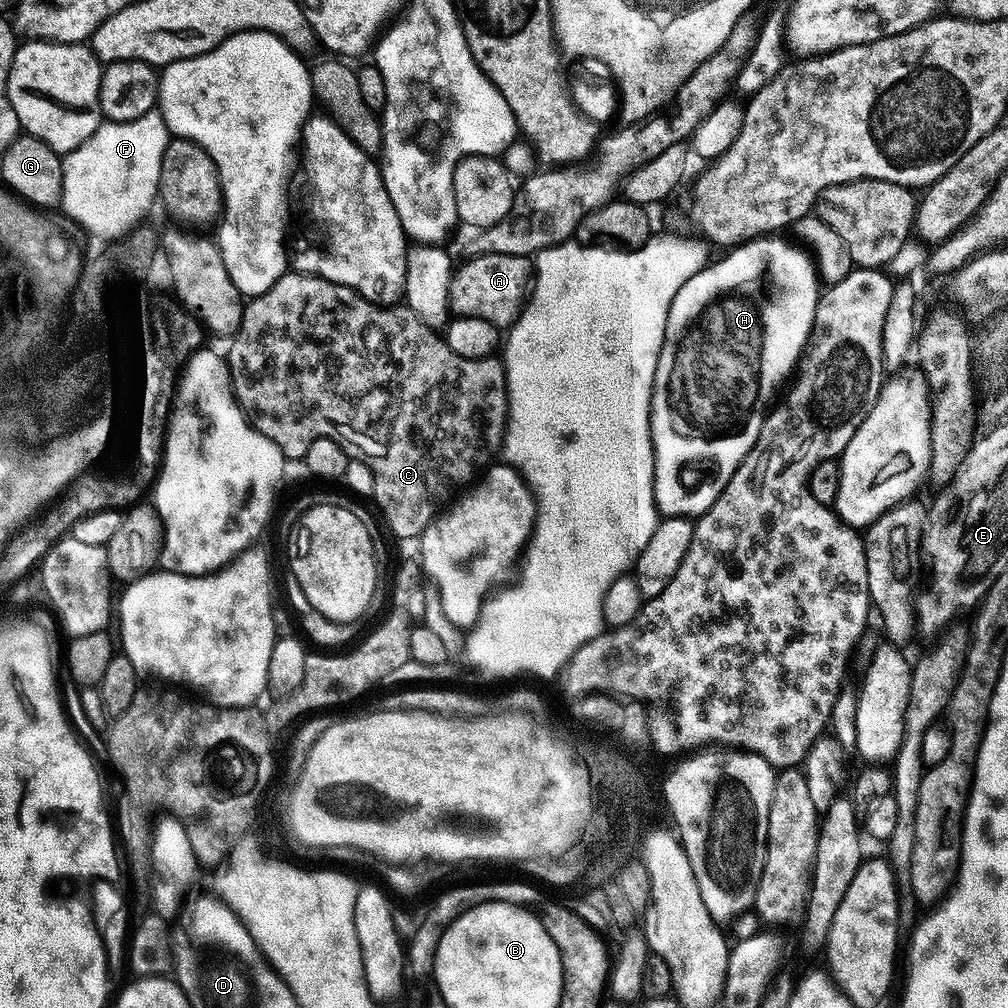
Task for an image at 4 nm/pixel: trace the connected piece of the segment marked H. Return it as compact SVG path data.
M757 238L737 243L731 250L725 251L728 253L717 264L709 263L698 274L694 274L694 278L690 278L682 286L682 290L678 290L678 294L674 294L674 302L670 306L670 314L666 318L666 334L662 342L662 350L658 354L658 370L654 372L652 405L648 411L652 445L654 446L654 462L656 463L654 498L656 499L656 511L661 517L699 518L706 514L706 510L710 510L710 506L714 506L714 502L720 497L722 490L726 490L730 478L734 478L734 470L738 470L738 466L744 461L746 454L750 454L764 425L764 417L769 411L770 405L777 399L776 391L780 387L782 387L781 389L785 387L786 381L795 373L800 363L804 349L808 347L808 338L812 335L814 326L814 314L822 295L822 281L816 271L813 257L803 247L795 248L794 245L787 244L784 240L776 239L780 238Z

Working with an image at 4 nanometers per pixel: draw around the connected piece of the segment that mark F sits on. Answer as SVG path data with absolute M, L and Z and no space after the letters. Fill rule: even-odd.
M158 110L142 114L142 118L134 118L130 122L102 122L98 130L90 134L86 142L82 142L82 146L63 157L60 204L65 214L74 223L81 224L86 231L101 236L104 242L116 242L127 237L124 235L128 231L131 233L141 223L139 220L151 210L152 203L157 203L162 174L162 154L166 154L169 139L168 127Z

